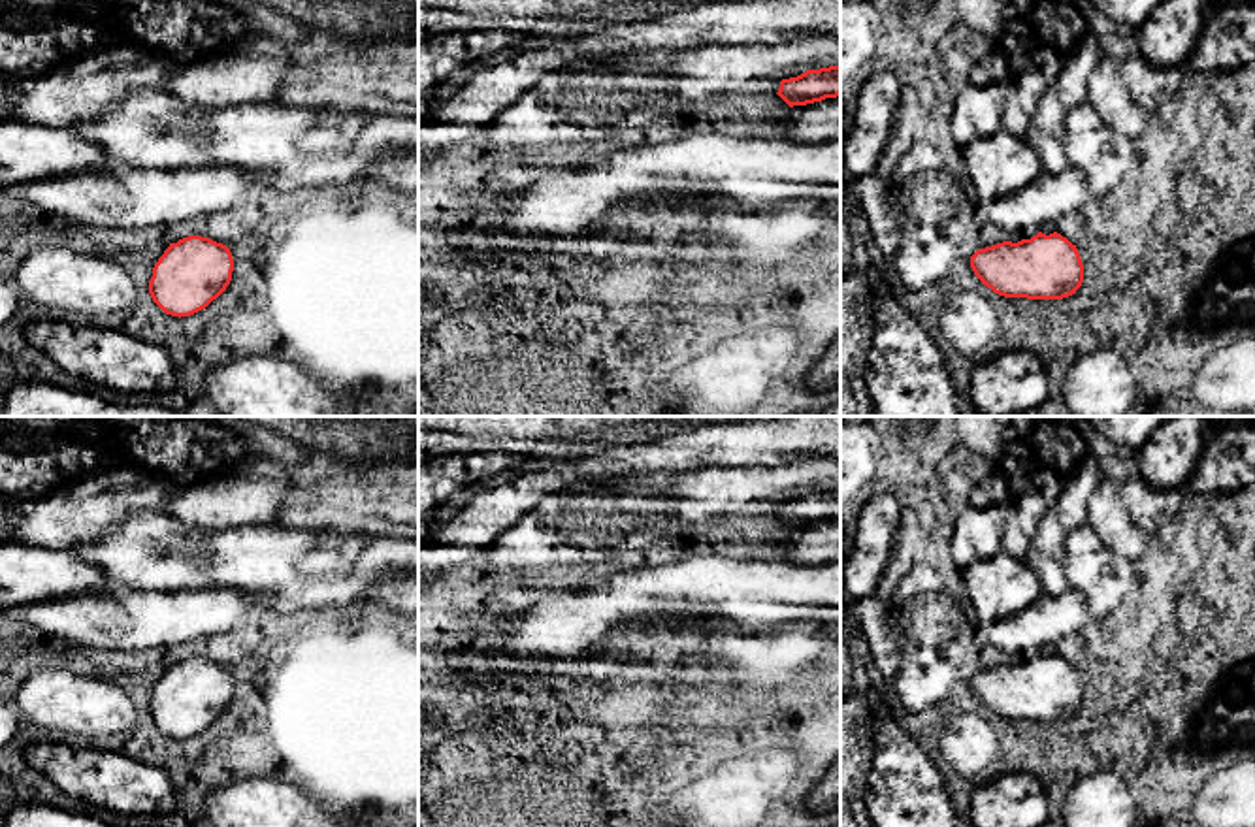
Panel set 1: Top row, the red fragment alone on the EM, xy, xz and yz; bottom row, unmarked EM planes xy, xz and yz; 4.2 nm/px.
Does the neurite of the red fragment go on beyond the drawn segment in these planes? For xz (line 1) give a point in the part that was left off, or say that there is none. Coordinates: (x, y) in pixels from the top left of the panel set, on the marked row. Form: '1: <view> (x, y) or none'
1: none

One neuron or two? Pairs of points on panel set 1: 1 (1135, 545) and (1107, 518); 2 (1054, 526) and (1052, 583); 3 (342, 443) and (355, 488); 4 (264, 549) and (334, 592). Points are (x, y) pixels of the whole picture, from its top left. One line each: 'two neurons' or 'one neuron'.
1: one neuron
2: one neuron
3: two neurons
4: one neuron

